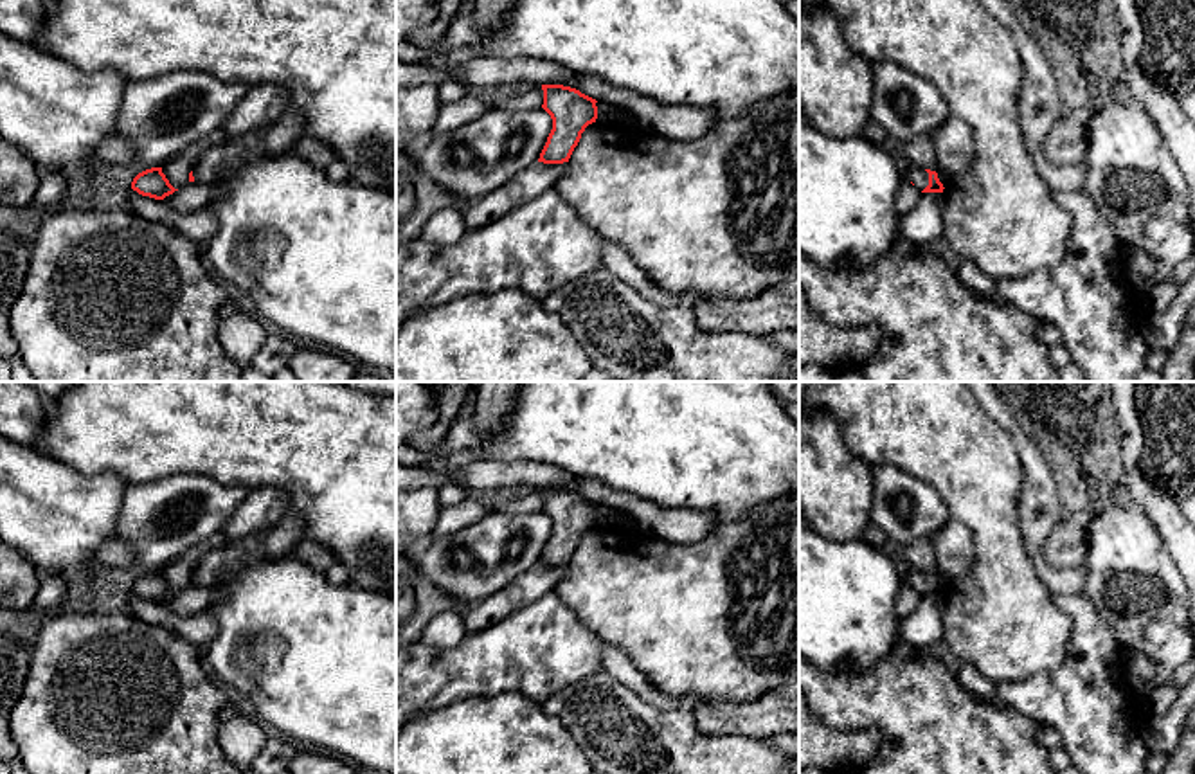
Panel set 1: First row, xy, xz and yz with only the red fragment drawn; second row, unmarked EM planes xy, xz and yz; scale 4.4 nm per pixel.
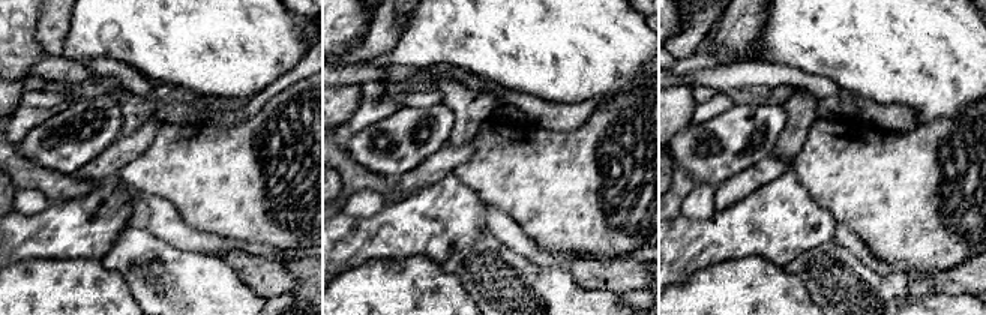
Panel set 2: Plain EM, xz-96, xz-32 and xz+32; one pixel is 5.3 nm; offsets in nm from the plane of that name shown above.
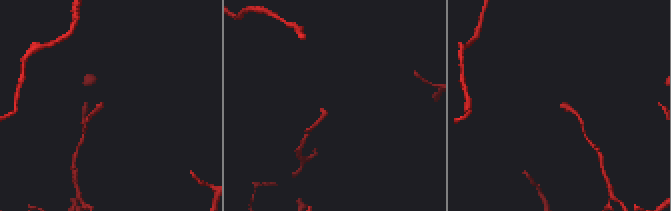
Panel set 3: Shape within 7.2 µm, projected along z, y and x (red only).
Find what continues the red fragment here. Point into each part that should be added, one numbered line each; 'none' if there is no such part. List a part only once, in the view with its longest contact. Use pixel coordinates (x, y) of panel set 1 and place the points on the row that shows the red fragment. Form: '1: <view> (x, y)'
1: yz (916, 175)

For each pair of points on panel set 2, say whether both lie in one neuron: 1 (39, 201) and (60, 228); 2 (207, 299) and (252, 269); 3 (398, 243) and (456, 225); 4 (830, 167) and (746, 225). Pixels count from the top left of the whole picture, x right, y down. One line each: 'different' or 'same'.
1: different
2: different
3: same
4: different

